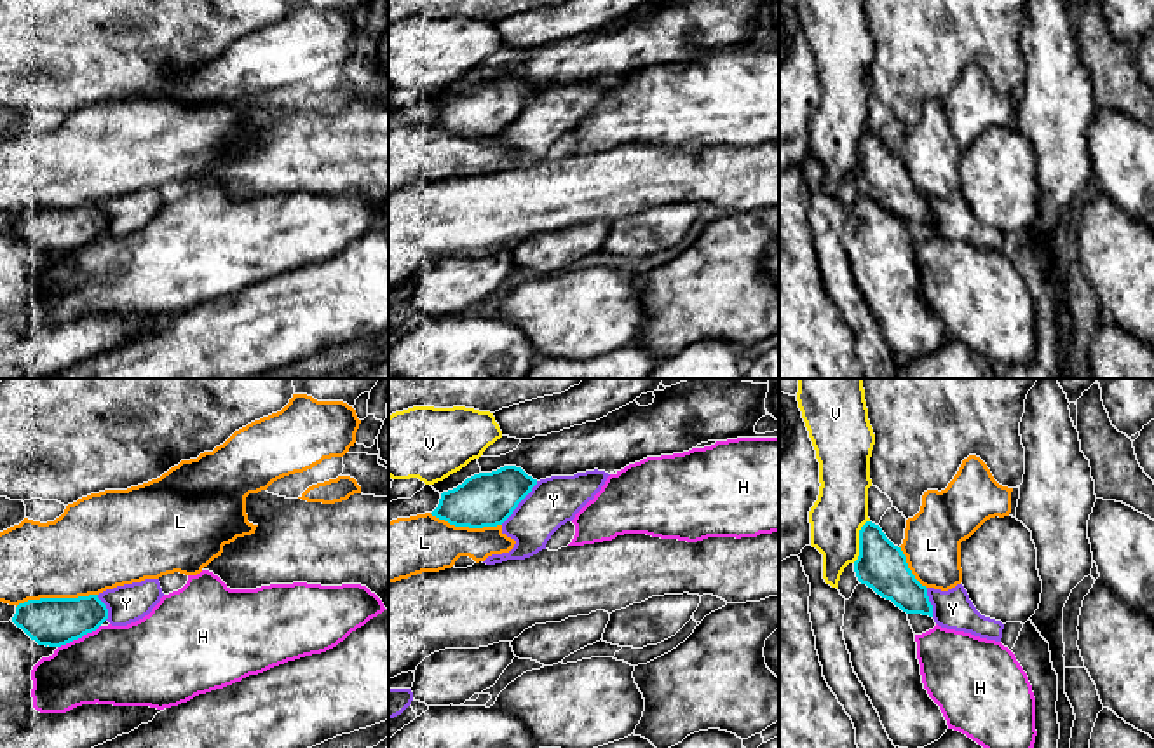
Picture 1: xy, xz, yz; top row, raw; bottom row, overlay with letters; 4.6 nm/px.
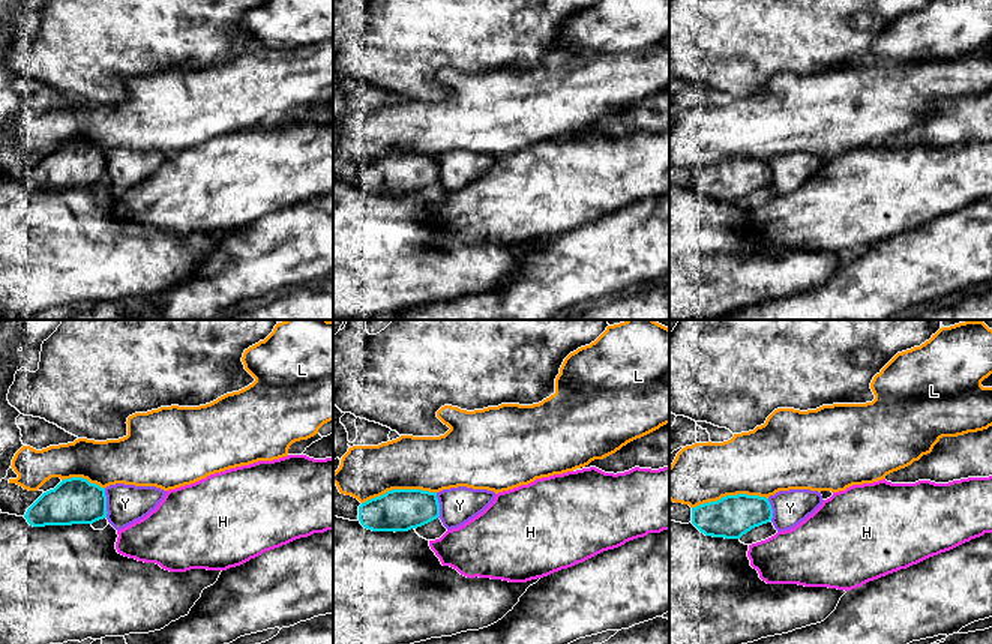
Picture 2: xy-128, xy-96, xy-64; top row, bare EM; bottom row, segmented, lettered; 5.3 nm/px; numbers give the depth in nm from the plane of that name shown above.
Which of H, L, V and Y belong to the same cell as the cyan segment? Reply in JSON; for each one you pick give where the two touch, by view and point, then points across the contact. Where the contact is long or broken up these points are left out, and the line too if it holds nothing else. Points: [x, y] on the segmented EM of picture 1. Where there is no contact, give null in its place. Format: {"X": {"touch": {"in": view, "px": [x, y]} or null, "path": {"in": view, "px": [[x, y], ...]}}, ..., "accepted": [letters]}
{"Y": {"touch": {"in": "xz", "px": [520, 501]}}, "accepted": ["Y"]}

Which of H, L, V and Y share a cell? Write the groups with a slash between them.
H / L / V / Y

